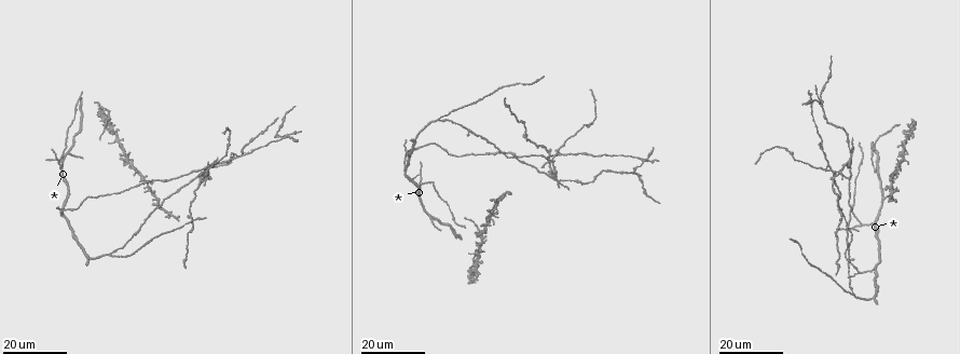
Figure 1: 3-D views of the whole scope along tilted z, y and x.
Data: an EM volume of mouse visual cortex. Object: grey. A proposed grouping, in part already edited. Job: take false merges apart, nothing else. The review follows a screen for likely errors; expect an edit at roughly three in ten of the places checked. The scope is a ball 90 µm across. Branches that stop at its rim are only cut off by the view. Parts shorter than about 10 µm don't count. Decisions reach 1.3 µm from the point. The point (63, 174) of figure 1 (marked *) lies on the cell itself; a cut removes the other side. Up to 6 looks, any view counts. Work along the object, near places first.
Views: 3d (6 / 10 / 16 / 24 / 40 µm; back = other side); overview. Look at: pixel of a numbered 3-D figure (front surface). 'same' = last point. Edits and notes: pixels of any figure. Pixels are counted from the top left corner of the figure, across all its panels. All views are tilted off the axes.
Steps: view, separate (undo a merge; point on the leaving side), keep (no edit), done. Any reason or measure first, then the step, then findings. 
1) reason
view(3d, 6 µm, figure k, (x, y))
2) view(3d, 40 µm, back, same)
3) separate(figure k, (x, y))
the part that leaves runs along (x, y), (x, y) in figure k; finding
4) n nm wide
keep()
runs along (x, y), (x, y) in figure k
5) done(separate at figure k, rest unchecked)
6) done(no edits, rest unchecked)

view(3d, 16 µm, figure 1, (873, 221))

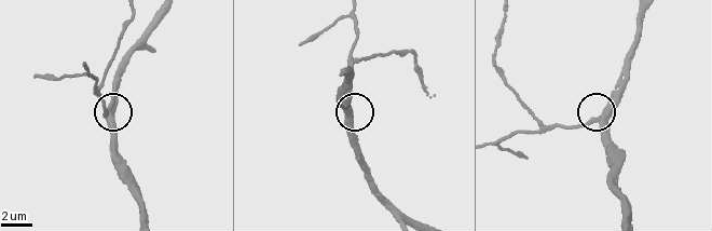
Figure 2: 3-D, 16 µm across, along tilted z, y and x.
view(3d, 6 µm, figure 2, (597, 121))

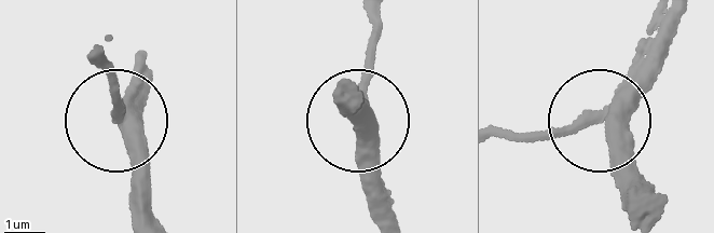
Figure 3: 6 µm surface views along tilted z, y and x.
320 nm wide
keep()
runs along (622, 165), (619, 134), (605, 125), (507, 135) in figure 3; all the same cell

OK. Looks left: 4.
thin neck
view(3d, 24 µm, figure 1, (486, 139))

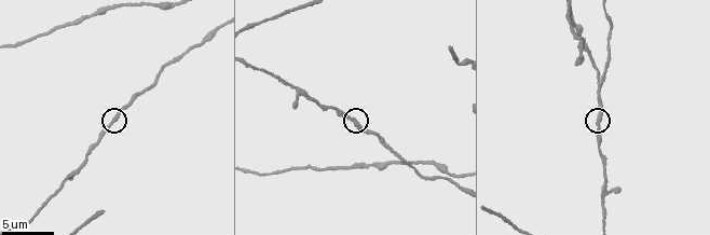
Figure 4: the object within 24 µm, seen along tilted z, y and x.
closer look
view(3d, 6 µm, figure 4, (598, 129))

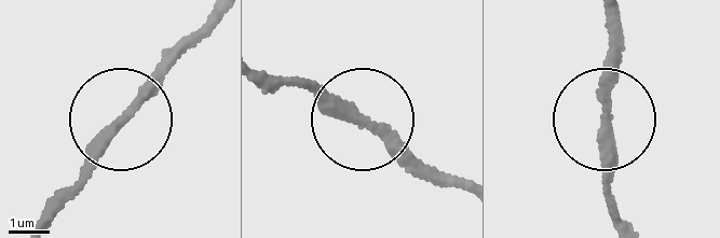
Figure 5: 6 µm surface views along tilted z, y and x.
keep()
one cell here

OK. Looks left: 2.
done(no edits, rest unchecked)

